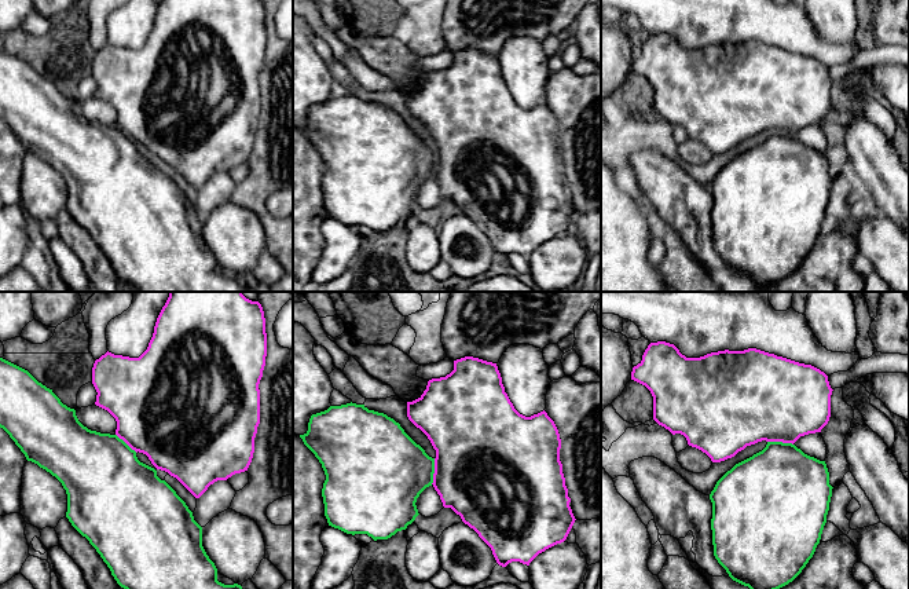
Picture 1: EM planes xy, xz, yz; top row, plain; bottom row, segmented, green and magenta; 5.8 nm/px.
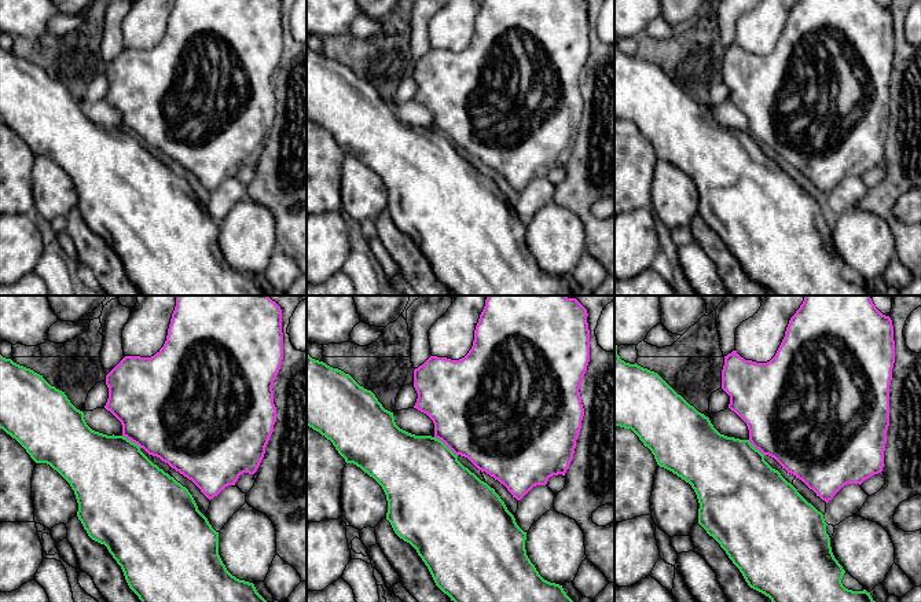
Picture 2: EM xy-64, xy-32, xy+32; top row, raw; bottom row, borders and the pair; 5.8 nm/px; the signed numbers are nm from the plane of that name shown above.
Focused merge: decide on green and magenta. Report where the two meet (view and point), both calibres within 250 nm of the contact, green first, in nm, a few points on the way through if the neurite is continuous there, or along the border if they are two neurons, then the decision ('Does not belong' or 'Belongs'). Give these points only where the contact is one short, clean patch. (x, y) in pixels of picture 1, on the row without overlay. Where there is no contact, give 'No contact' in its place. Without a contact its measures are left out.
Touches green at xz (433, 163). Thickness 440 nm (green) against 500 nm. Belongs

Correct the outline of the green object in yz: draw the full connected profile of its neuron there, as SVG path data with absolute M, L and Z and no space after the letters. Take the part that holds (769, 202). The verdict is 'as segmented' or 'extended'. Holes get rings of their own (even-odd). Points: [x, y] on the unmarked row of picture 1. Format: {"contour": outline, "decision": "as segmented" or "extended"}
{"contour": "M767 133L762 143L727 162L710 186L715 250L733 272L748 278L758 288L788 277L802 264L820 235L832 180L825 153L804 146L792 135Z", "decision": "as segmented"}

